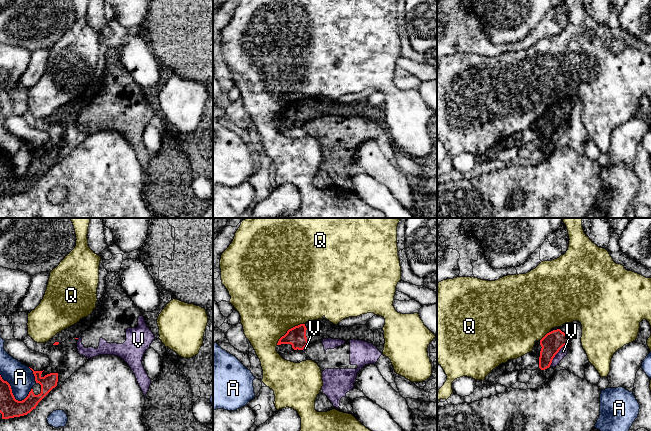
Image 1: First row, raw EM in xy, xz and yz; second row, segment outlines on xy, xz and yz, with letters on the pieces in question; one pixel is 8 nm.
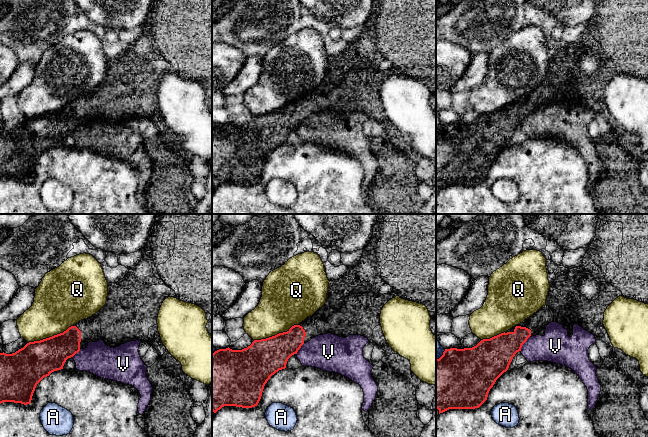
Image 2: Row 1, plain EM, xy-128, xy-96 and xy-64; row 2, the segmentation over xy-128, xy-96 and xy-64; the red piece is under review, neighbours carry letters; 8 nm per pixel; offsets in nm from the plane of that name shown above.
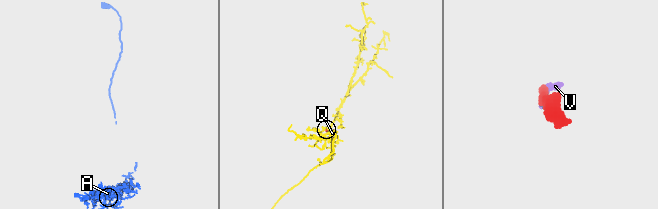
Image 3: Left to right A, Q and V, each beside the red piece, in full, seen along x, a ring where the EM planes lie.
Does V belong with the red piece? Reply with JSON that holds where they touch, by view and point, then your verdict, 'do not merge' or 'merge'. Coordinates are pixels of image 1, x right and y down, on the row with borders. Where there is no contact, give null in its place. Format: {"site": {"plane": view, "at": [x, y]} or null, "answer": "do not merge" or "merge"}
{"site": {"plane": "yz", "at": [556, 353]}, "answer": "do not merge"}

